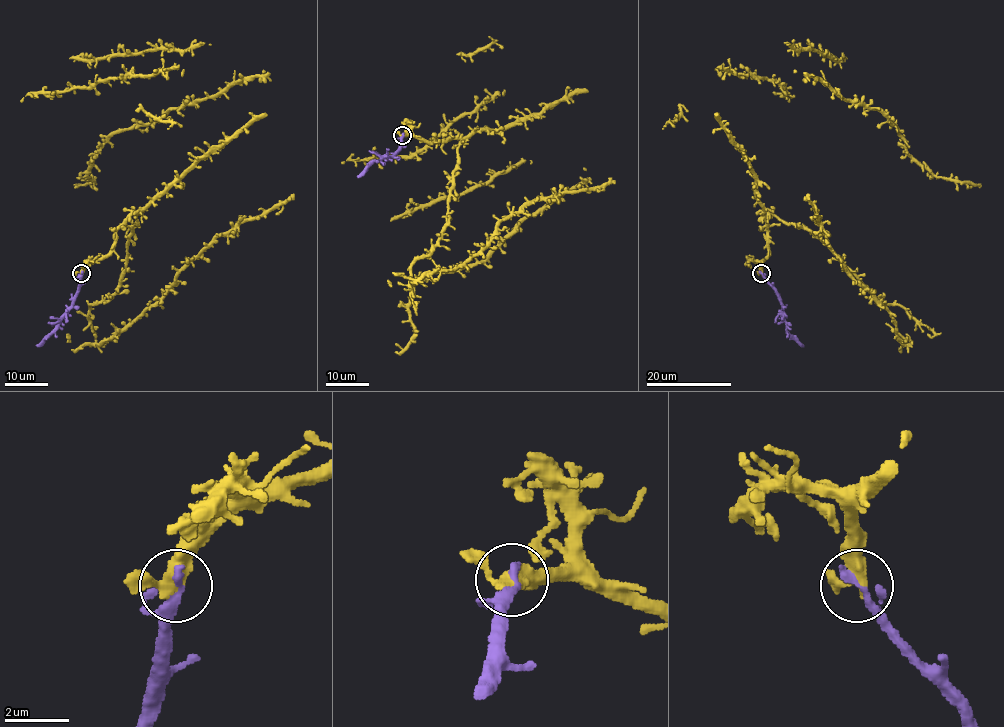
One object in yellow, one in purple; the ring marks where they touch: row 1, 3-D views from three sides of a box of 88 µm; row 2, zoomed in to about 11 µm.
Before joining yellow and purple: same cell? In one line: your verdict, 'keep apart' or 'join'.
join

